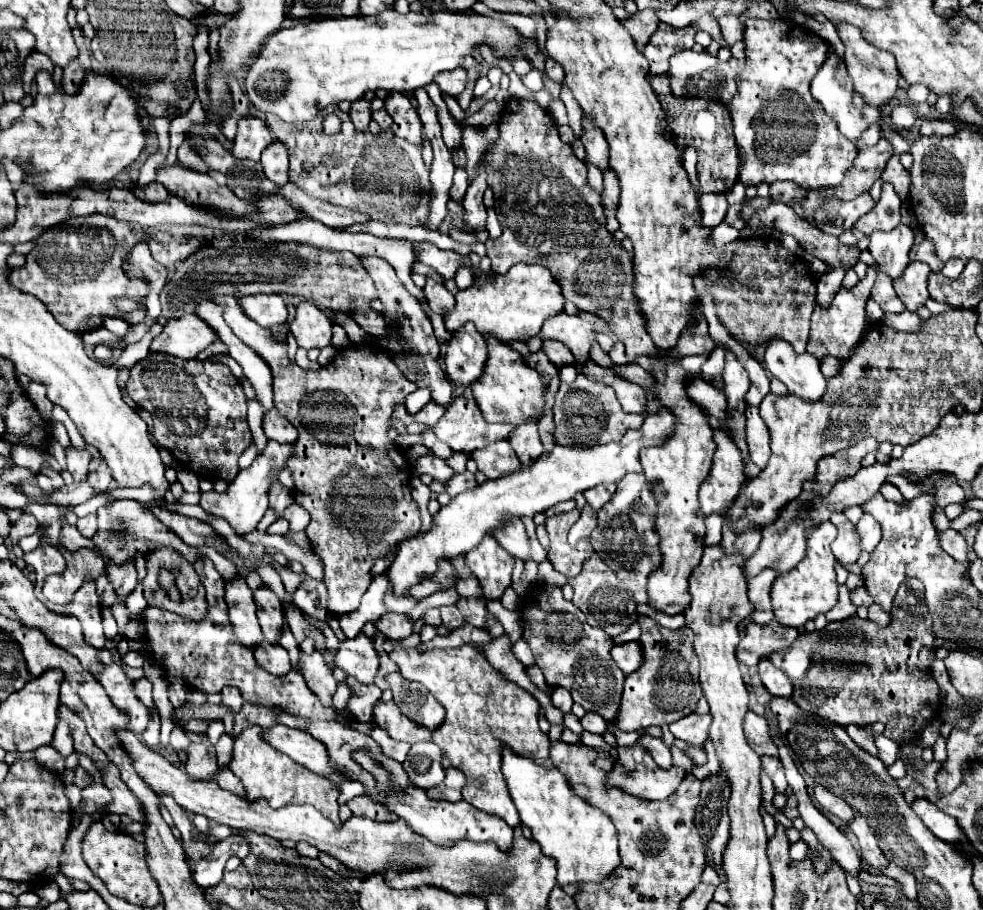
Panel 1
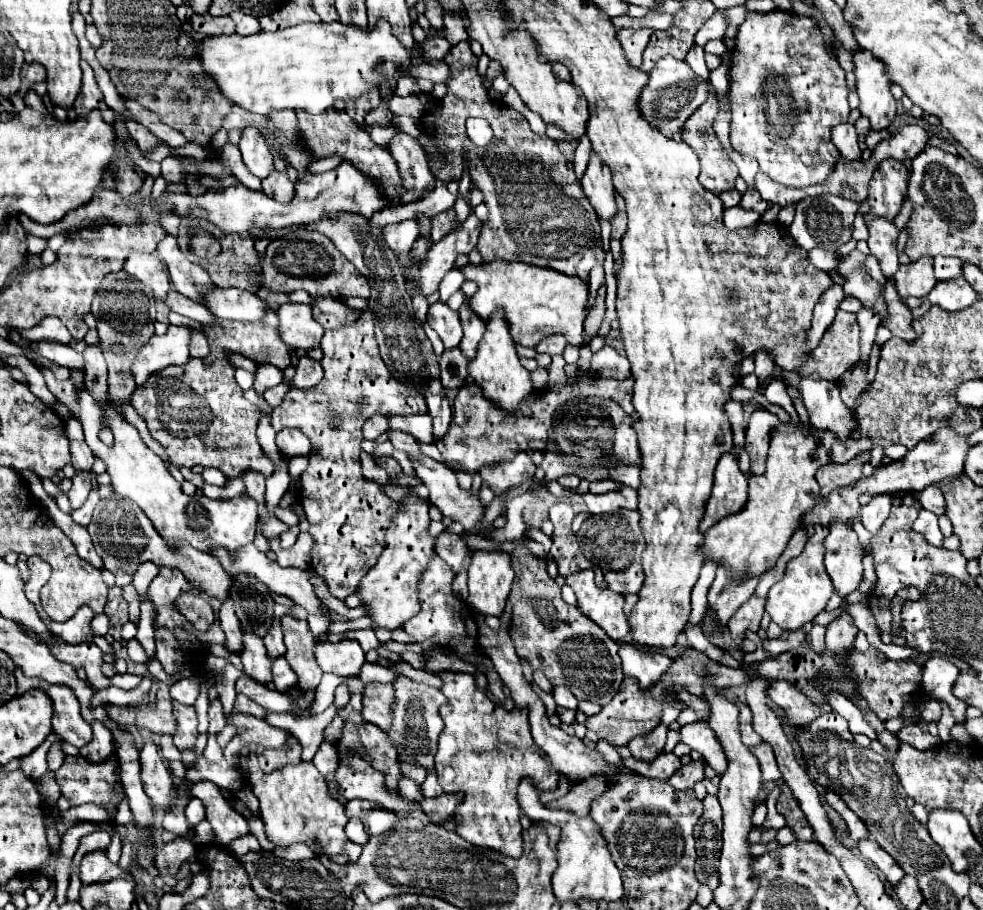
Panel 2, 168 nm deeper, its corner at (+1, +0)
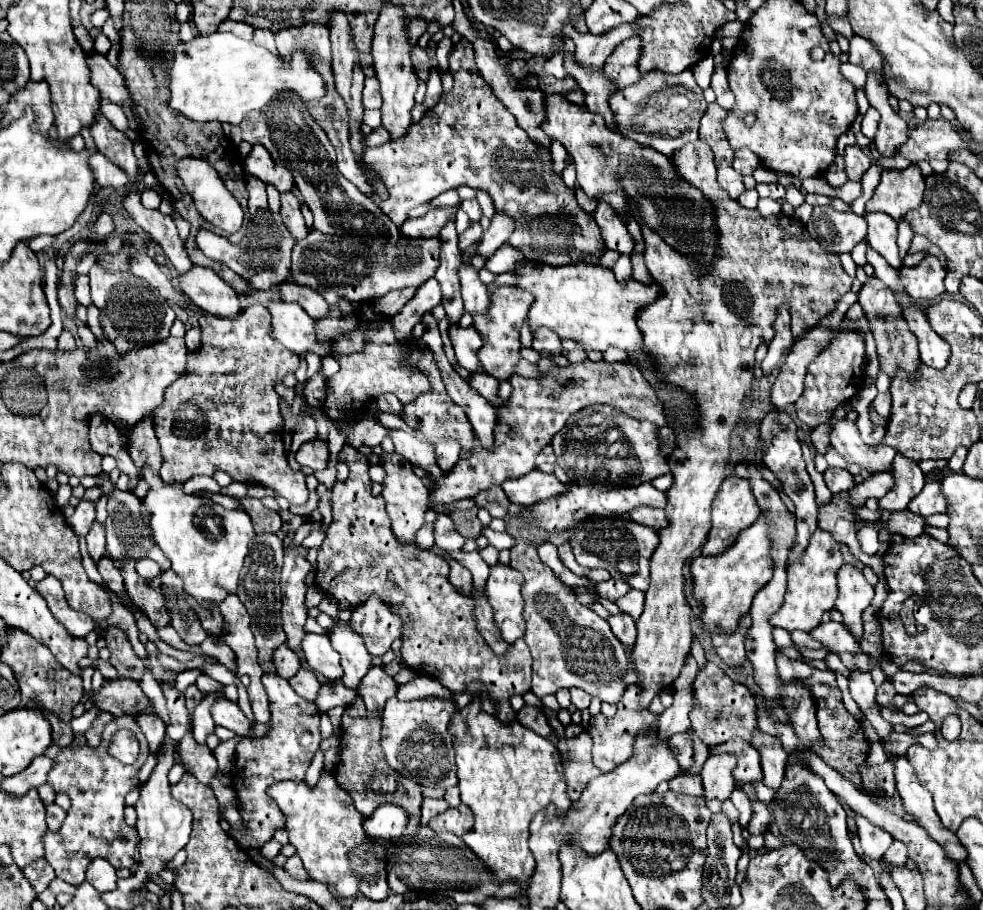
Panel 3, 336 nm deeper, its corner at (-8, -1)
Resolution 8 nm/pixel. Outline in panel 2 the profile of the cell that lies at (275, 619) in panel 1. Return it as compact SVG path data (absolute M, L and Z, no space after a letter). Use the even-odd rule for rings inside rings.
M274 617L274 627L270 627L270 631L264 635L264 645L266 645L270 659L284 655L286 647L284 647L284 641L282 641L282 627L278 627L278 617Z

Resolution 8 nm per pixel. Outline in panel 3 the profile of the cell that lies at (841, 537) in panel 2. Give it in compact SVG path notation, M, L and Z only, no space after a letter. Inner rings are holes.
M843 564L837 574L839 580L839 596L835 608L843 614L843 624L851 632L851 636L859 642L863 636L863 620L861 614L873 600L873 588L865 580L863 572L853 568L851 564Z

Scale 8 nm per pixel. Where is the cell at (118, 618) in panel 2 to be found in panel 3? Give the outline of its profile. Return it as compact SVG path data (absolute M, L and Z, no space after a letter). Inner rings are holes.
M107 628L105 642L107 642L107 648L111 652L109 662L117 670L119 676L129 676L133 680L139 680L145 674L145 664L133 652L133 648L127 640L127 634L123 630ZM129 668L135 668L135 670L129 670Z

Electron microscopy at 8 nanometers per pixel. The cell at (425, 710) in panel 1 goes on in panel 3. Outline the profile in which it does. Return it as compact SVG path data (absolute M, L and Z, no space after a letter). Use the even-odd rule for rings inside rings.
M397 698L387 700L381 728L381 748L391 770L401 776L417 780L421 786L451 788L457 784L455 776L455 750L453 736L449 734L449 722L455 712L455 704L449 700L411 700L401 702Z

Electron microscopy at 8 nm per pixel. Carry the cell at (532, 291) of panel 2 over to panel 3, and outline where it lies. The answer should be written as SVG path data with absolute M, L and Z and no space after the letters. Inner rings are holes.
M579 262L579 264L565 264L565 266L521 266L517 270L517 288L527 290L535 296L535 302L531 306L529 312L529 324L531 330L537 330L541 326L551 328L553 332L557 332L561 338L571 338L577 340L579 344L591 346L593 350L605 352L609 346L617 346L625 352L643 352L643 334L639 332L639 326L635 322L635 316L639 312L639 308L653 304L663 292L659 292L659 284L641 284L633 278L629 278L625 284L621 284L613 270L601 264L589 264L589 262Z

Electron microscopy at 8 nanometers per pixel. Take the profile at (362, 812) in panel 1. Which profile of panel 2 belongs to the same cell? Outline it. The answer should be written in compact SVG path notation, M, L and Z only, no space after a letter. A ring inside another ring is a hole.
M362 799L348 801L346 813L348 817L358 817L364 823L366 833L370 835L382 835L384 831L390 831L396 825L396 817L390 811Z

